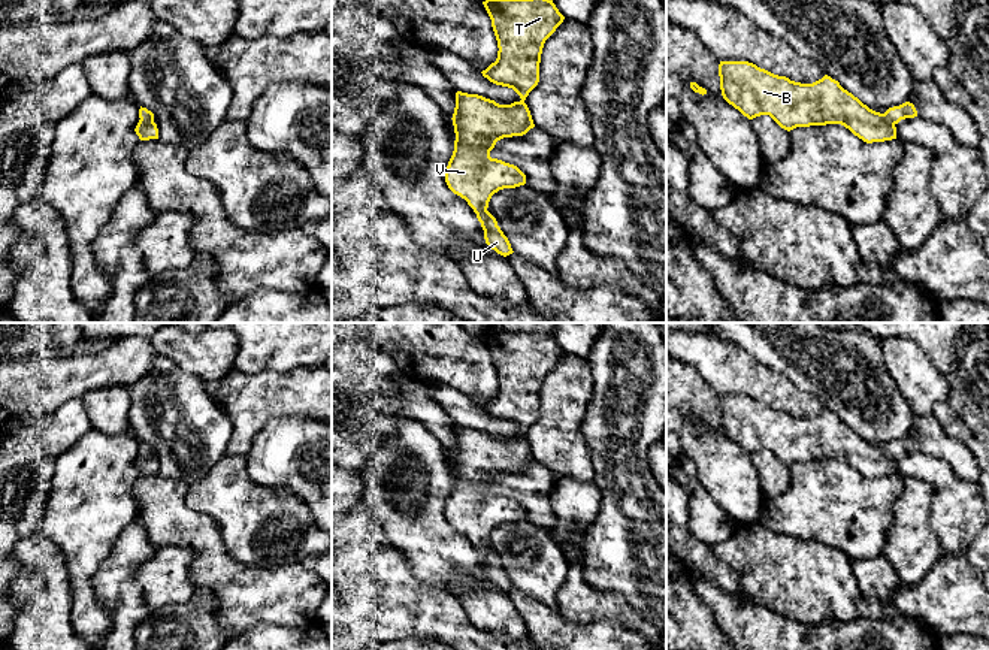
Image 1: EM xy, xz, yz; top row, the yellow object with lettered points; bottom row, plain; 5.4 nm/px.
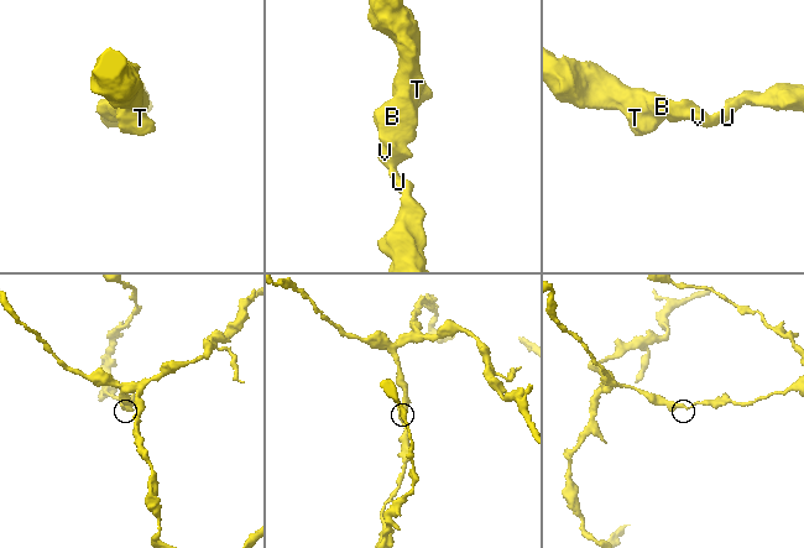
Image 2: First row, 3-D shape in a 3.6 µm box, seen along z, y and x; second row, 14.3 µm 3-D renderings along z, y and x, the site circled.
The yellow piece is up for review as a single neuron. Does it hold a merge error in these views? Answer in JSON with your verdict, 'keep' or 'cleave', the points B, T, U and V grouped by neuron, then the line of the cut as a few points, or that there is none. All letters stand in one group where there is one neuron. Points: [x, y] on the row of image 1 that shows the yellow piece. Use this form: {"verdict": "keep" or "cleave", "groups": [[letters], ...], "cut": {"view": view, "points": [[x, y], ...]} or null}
{"verdict": "keep", "groups": [["B", "T", "U", "V"]], "cut": null}

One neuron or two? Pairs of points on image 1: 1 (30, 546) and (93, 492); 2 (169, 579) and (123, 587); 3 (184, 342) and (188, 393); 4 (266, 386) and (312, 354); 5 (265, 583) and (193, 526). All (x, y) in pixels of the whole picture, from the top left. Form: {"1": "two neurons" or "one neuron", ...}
{"1": "two neurons", "2": "two neurons", "3": "two neurons", "4": "two neurons", "5": "one neuron"}

